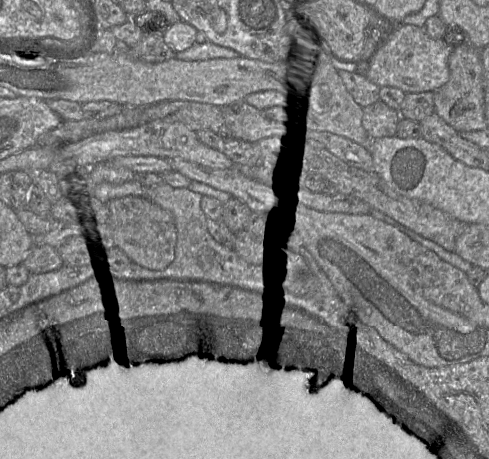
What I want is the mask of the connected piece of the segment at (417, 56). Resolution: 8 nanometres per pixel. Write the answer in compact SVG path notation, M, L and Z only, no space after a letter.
M399 23L381 41L376 51L368 56L366 77L379 87L391 86L404 93L434 91L450 77L448 58L455 46L443 39L433 39L424 27Z

